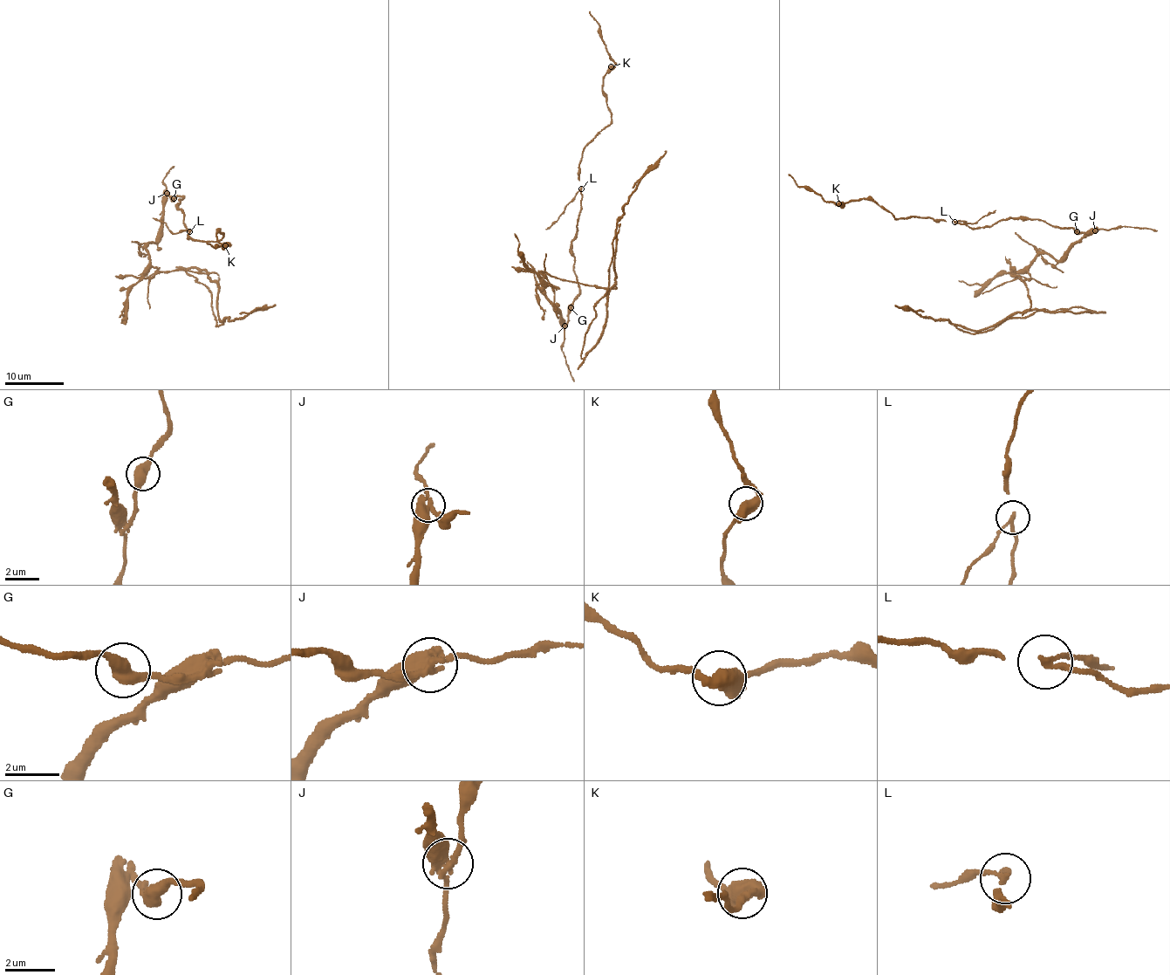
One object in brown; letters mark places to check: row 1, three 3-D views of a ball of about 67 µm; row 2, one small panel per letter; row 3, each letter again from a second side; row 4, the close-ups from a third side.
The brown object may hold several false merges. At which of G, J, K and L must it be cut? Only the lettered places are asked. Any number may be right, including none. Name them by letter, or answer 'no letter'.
J, L

